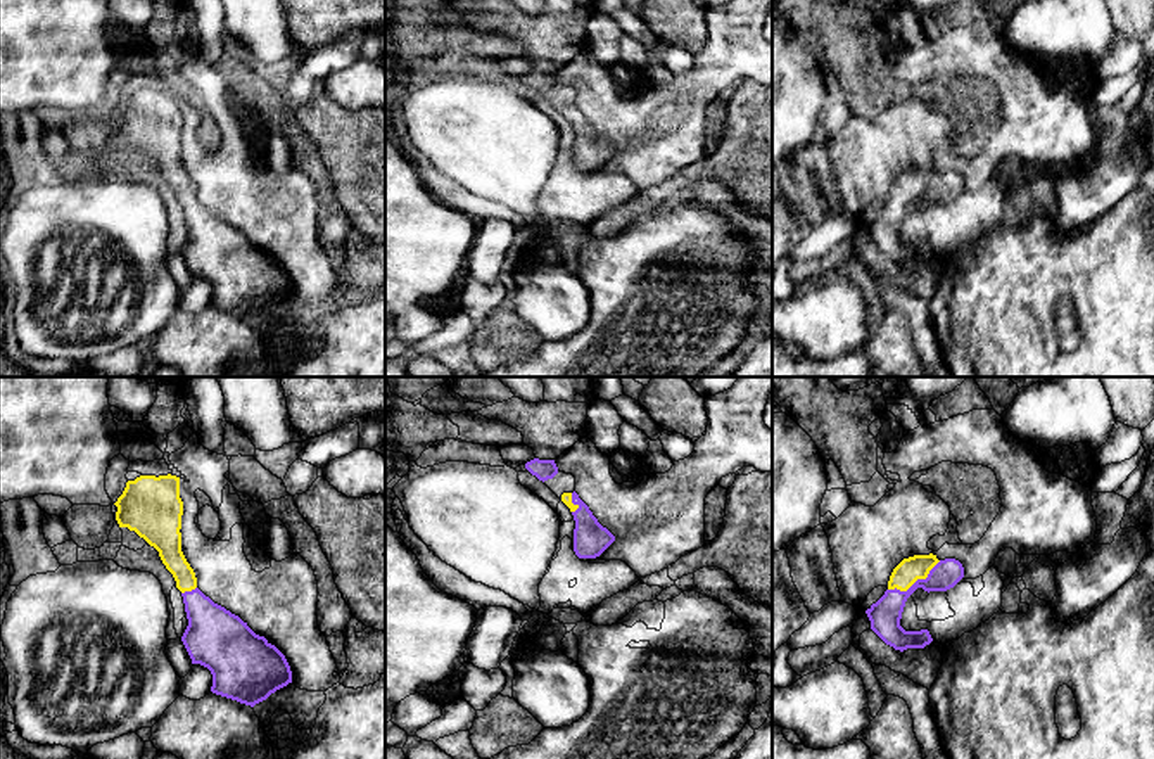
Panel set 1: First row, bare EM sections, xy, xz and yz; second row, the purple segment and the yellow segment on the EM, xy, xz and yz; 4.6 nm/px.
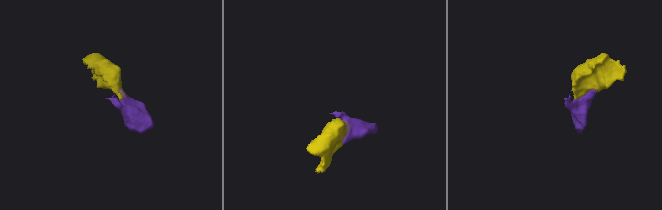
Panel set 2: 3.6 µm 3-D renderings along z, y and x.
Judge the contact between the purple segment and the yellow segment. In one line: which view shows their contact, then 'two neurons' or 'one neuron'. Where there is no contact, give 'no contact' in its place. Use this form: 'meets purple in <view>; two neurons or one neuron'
meets purple in yz; one neuron

